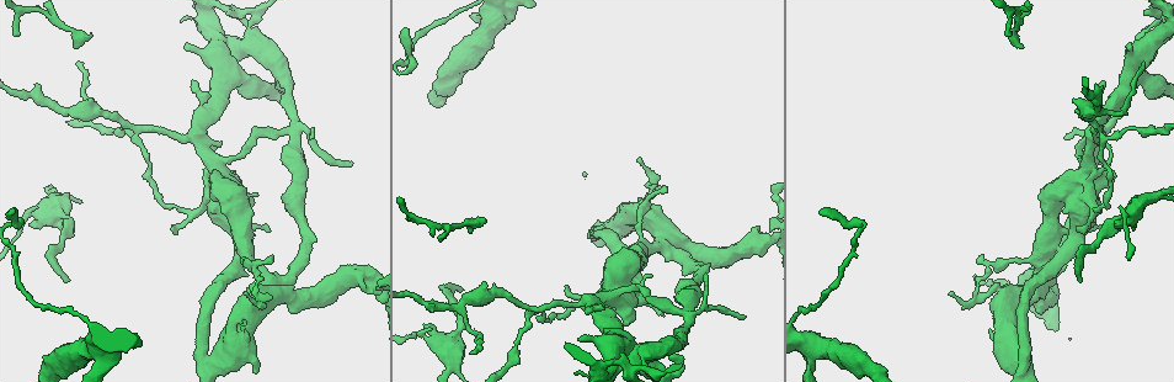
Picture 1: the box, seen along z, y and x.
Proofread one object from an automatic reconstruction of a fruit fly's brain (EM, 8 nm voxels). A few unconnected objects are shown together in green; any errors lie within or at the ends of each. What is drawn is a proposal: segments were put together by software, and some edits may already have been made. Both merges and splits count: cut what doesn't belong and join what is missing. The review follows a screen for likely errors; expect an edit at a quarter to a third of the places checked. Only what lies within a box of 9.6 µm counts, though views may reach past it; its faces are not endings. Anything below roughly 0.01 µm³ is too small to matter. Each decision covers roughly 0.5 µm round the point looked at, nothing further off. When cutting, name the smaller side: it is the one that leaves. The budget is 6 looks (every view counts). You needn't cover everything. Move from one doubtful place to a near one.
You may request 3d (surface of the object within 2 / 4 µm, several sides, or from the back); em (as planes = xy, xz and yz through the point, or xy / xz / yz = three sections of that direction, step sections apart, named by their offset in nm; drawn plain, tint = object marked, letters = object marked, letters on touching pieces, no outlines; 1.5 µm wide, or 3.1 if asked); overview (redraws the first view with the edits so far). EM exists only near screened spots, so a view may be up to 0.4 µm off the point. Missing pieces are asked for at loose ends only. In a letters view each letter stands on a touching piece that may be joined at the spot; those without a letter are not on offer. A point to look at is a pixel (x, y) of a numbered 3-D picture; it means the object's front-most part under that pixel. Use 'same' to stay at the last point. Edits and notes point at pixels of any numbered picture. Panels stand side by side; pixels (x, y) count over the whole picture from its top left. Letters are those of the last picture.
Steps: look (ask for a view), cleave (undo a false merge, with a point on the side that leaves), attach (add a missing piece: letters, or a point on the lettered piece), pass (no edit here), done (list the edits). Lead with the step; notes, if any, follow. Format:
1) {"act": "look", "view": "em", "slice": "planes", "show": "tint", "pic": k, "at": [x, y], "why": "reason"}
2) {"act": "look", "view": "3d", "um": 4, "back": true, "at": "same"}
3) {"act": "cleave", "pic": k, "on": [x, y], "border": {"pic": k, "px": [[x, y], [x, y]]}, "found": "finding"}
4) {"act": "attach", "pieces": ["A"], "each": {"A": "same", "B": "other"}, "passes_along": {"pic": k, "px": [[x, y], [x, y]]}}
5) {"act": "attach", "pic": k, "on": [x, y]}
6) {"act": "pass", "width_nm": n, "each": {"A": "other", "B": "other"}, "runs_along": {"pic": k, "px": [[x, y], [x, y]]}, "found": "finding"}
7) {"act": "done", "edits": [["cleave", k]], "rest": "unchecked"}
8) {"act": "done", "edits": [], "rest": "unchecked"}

{"act": "look", "view": "em", "slice": "yz", "step": 8, "show": "letters", "pic": 1, "at": [67, 280]}

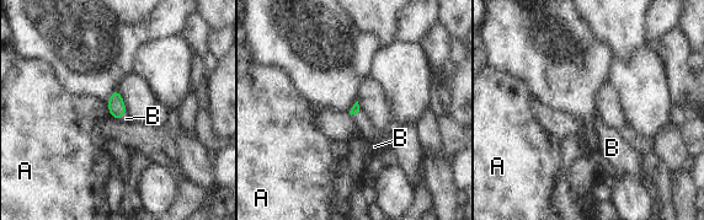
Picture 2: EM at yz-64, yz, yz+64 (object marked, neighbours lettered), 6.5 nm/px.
{"act": "look", "view": "em", "slice": "planes", "show": "letters", "at": "same"}

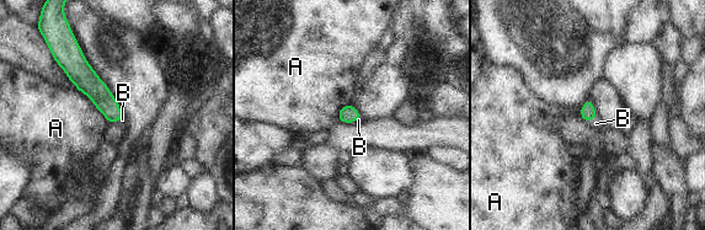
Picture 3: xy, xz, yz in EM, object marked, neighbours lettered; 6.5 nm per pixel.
{"act": "attach", "pieces": ["B"], "each": {"A": "other", "B": "same"}, "passes_along": {"pic": 3, "px": [[587, 112], [592, 118], [596, 123]]}, "found": "the cell continues"}

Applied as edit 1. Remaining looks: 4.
{"act": "look", "view": "em", "slice": "planes", "show": "letters", "pic": 1, "at": [255, 18]}

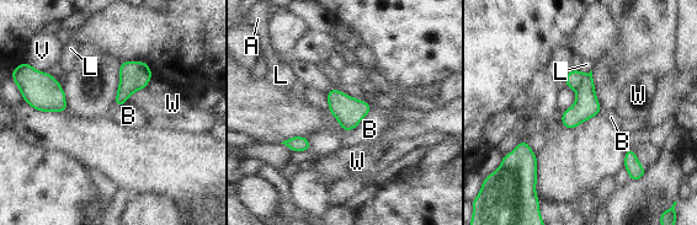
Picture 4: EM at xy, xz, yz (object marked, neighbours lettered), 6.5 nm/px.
{"act": "cleave", "pic": 4, "on": [573, 79], "width_nm": 160, "each": {"A": "other", "B": "other", "L": "other", "V": "other", "W": "other"}, "found": "two cells meet here"}

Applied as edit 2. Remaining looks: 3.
{"act": "done", "edits": [["attach", 3], ["cleave", 4]], "rest": "unchecked"}

